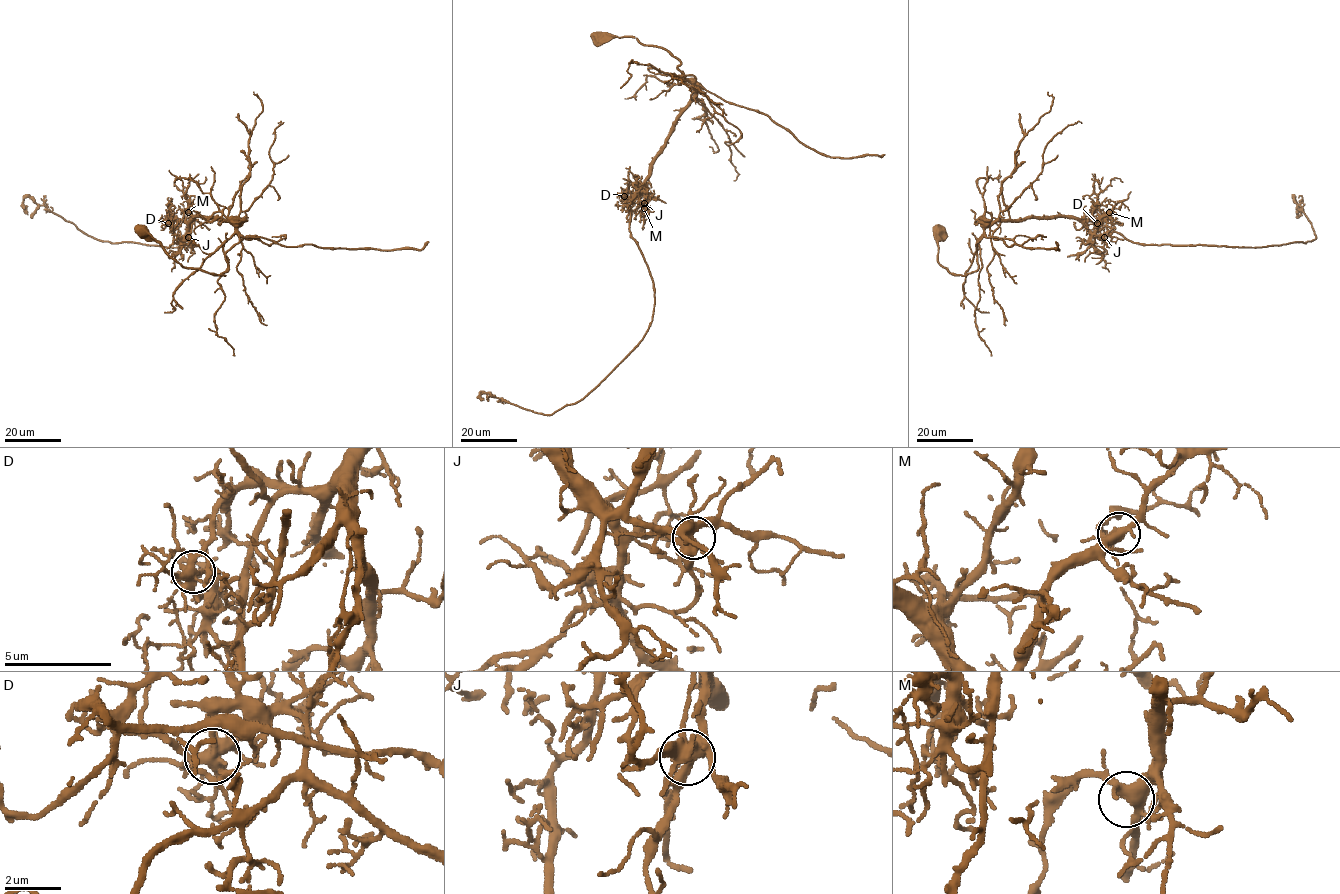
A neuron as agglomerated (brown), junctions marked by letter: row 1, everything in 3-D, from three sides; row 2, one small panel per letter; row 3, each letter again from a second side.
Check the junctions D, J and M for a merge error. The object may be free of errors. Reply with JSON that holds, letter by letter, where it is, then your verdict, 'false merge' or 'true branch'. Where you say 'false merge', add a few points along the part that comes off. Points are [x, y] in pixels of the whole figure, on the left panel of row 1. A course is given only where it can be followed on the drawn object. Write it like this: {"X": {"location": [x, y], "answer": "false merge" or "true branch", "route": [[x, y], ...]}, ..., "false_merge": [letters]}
{"D": {"location": [168, 223], "answer": "false merge", "route": [[168, 224], [170, 219], [175, 243], [198, 245], [161, 247], [101, 241], [26, 197], [23, 205], [27, 214]]}, "J": {"location": [188, 237], "answer": "true branch"}, "M": {"location": [188, 212], "answer": "true branch"}, "false_merge": ["D"]}

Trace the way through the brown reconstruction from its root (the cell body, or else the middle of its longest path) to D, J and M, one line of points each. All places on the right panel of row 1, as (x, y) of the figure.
D: (937, 229), (937, 262), (951, 273), (966, 275), (978, 268), (976, 243), (995, 221), (1073, 216), (1097, 224)
J: (937, 229), (937, 262), (961, 275), (978, 268), (976, 243), (995, 221), (1073, 216), (1104, 237)
M: (937, 229), (937, 262), (966, 275), (978, 268), (976, 243), (995, 221), (1073, 216), (1094, 233), (1109, 212)

